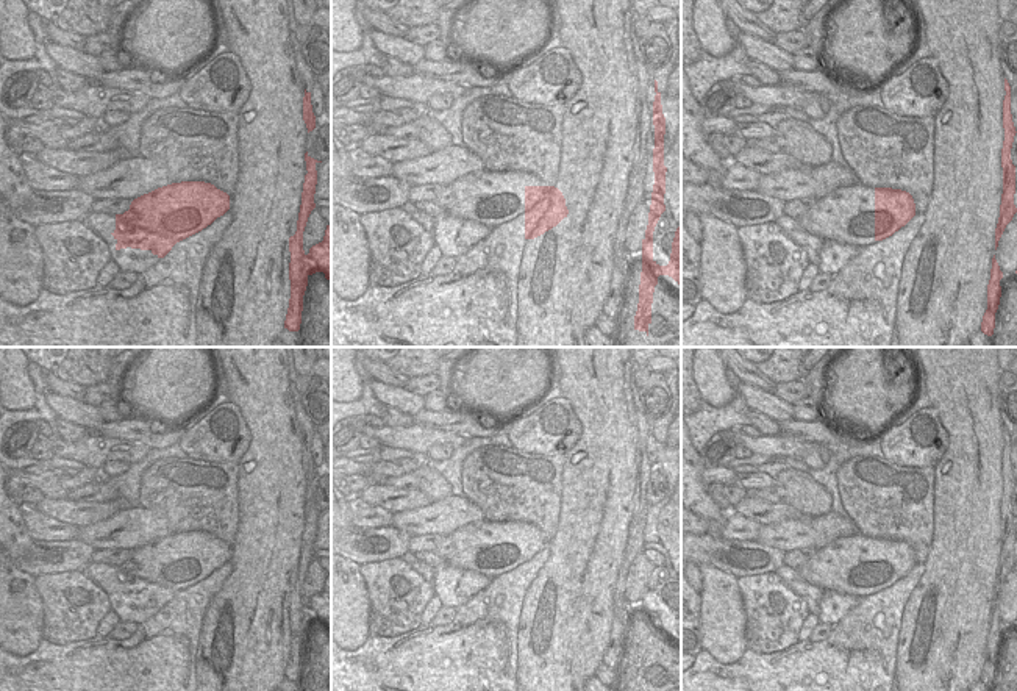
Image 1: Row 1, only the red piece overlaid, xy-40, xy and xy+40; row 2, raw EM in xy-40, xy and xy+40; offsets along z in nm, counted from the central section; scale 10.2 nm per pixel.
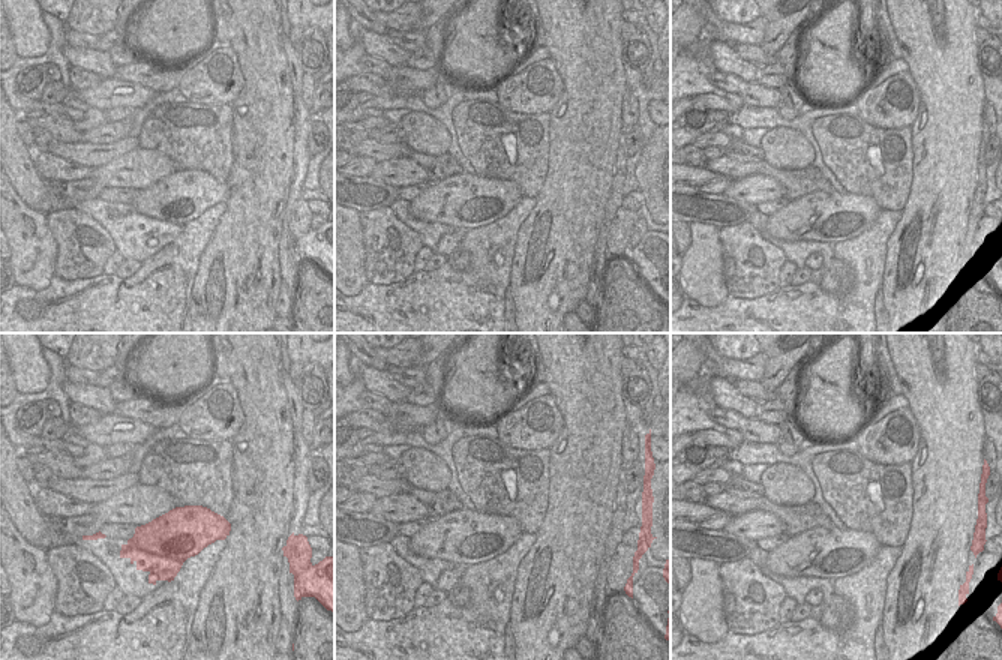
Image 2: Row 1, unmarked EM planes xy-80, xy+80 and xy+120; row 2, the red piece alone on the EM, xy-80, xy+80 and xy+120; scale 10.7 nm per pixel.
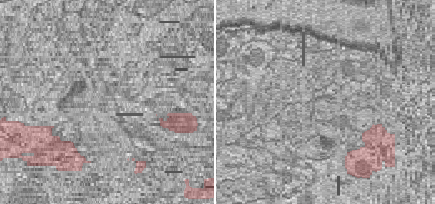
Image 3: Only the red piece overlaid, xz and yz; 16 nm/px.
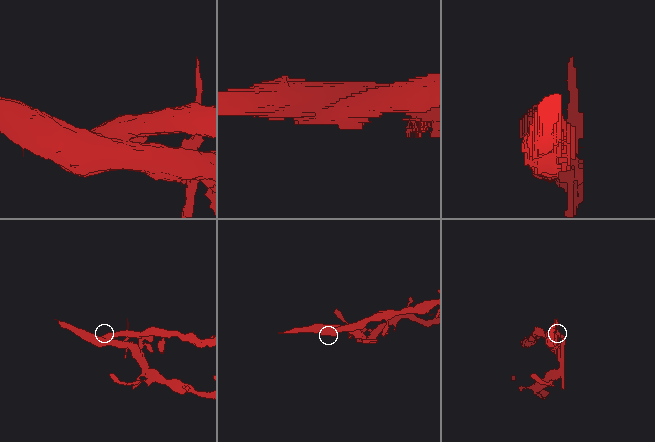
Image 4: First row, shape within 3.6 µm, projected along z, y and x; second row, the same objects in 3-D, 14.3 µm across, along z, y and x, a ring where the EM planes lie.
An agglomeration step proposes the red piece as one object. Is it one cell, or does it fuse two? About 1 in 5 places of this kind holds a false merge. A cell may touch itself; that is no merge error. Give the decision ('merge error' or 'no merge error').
merge error

